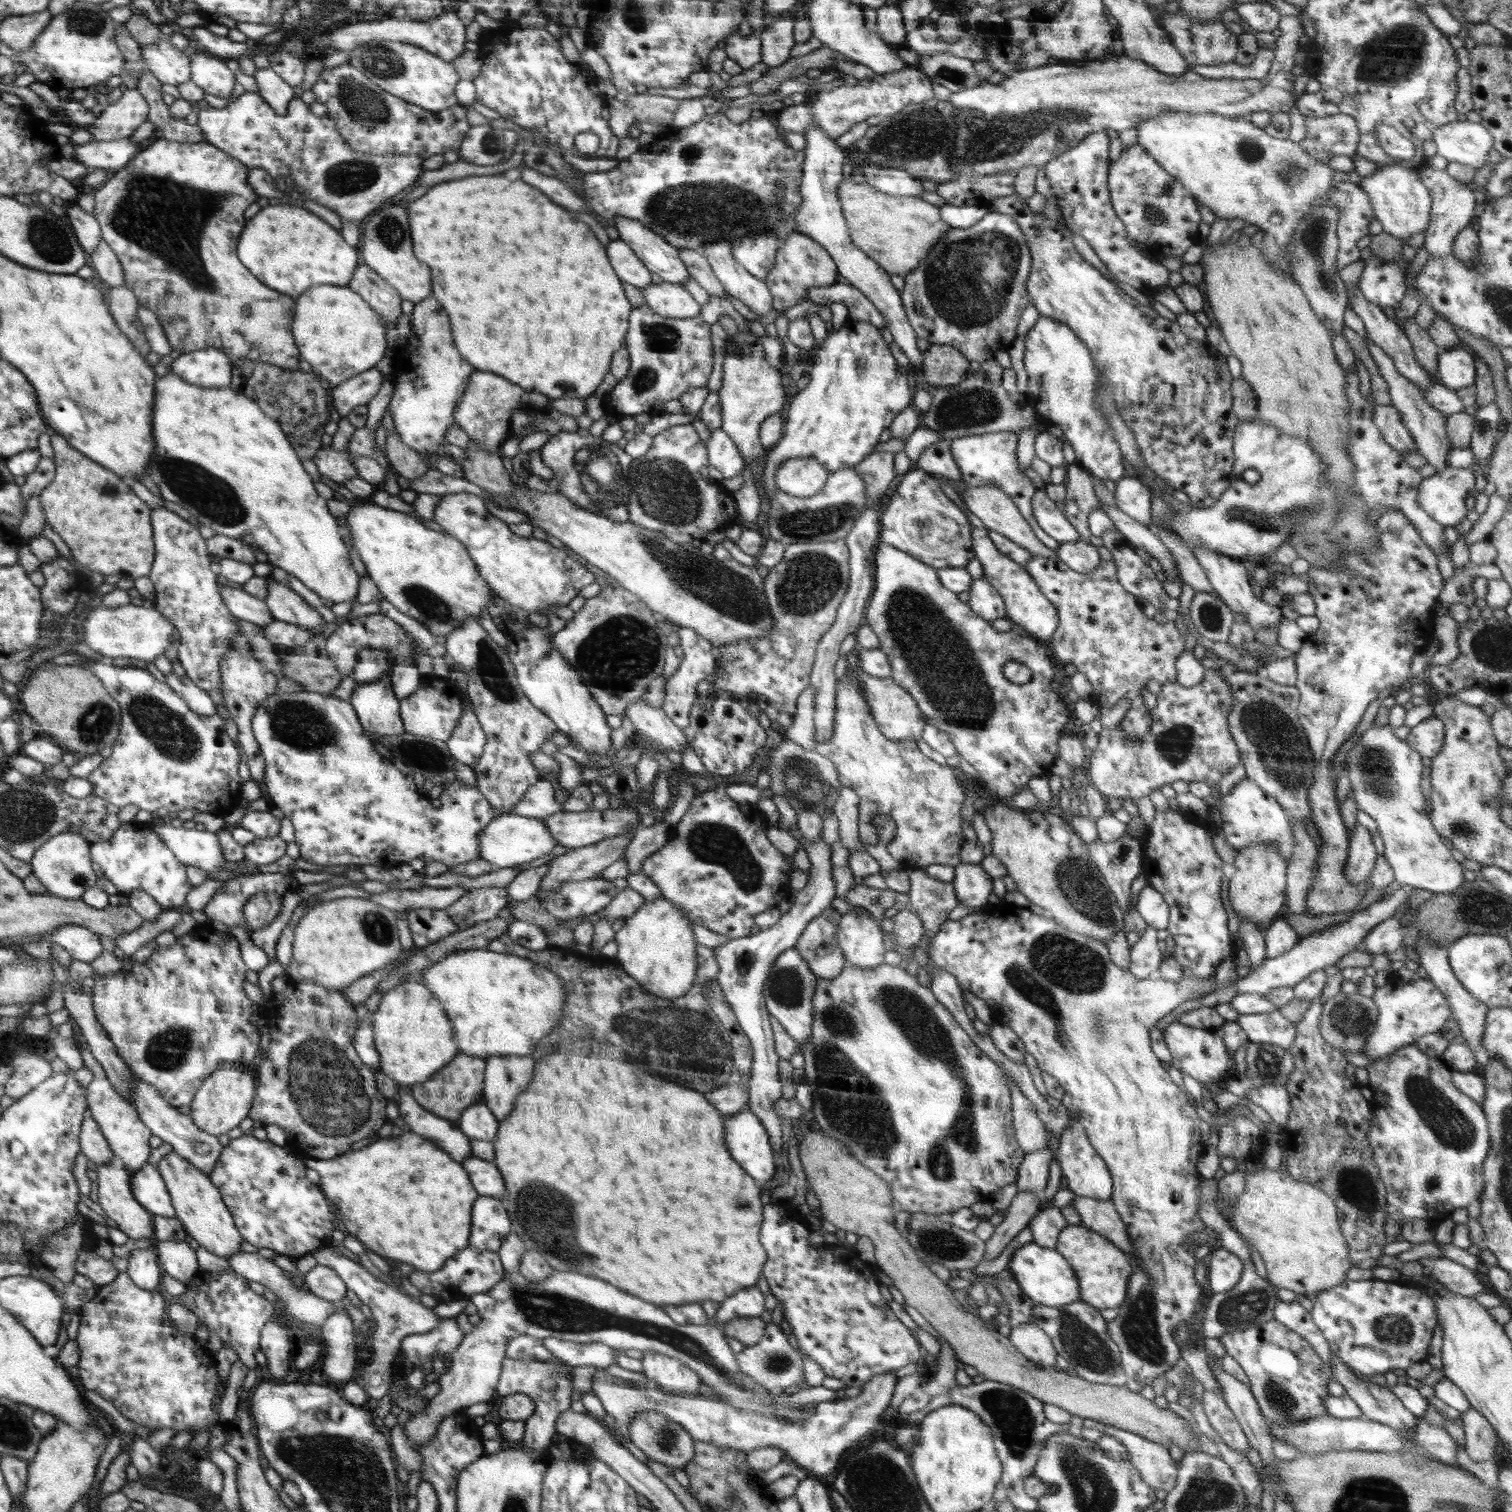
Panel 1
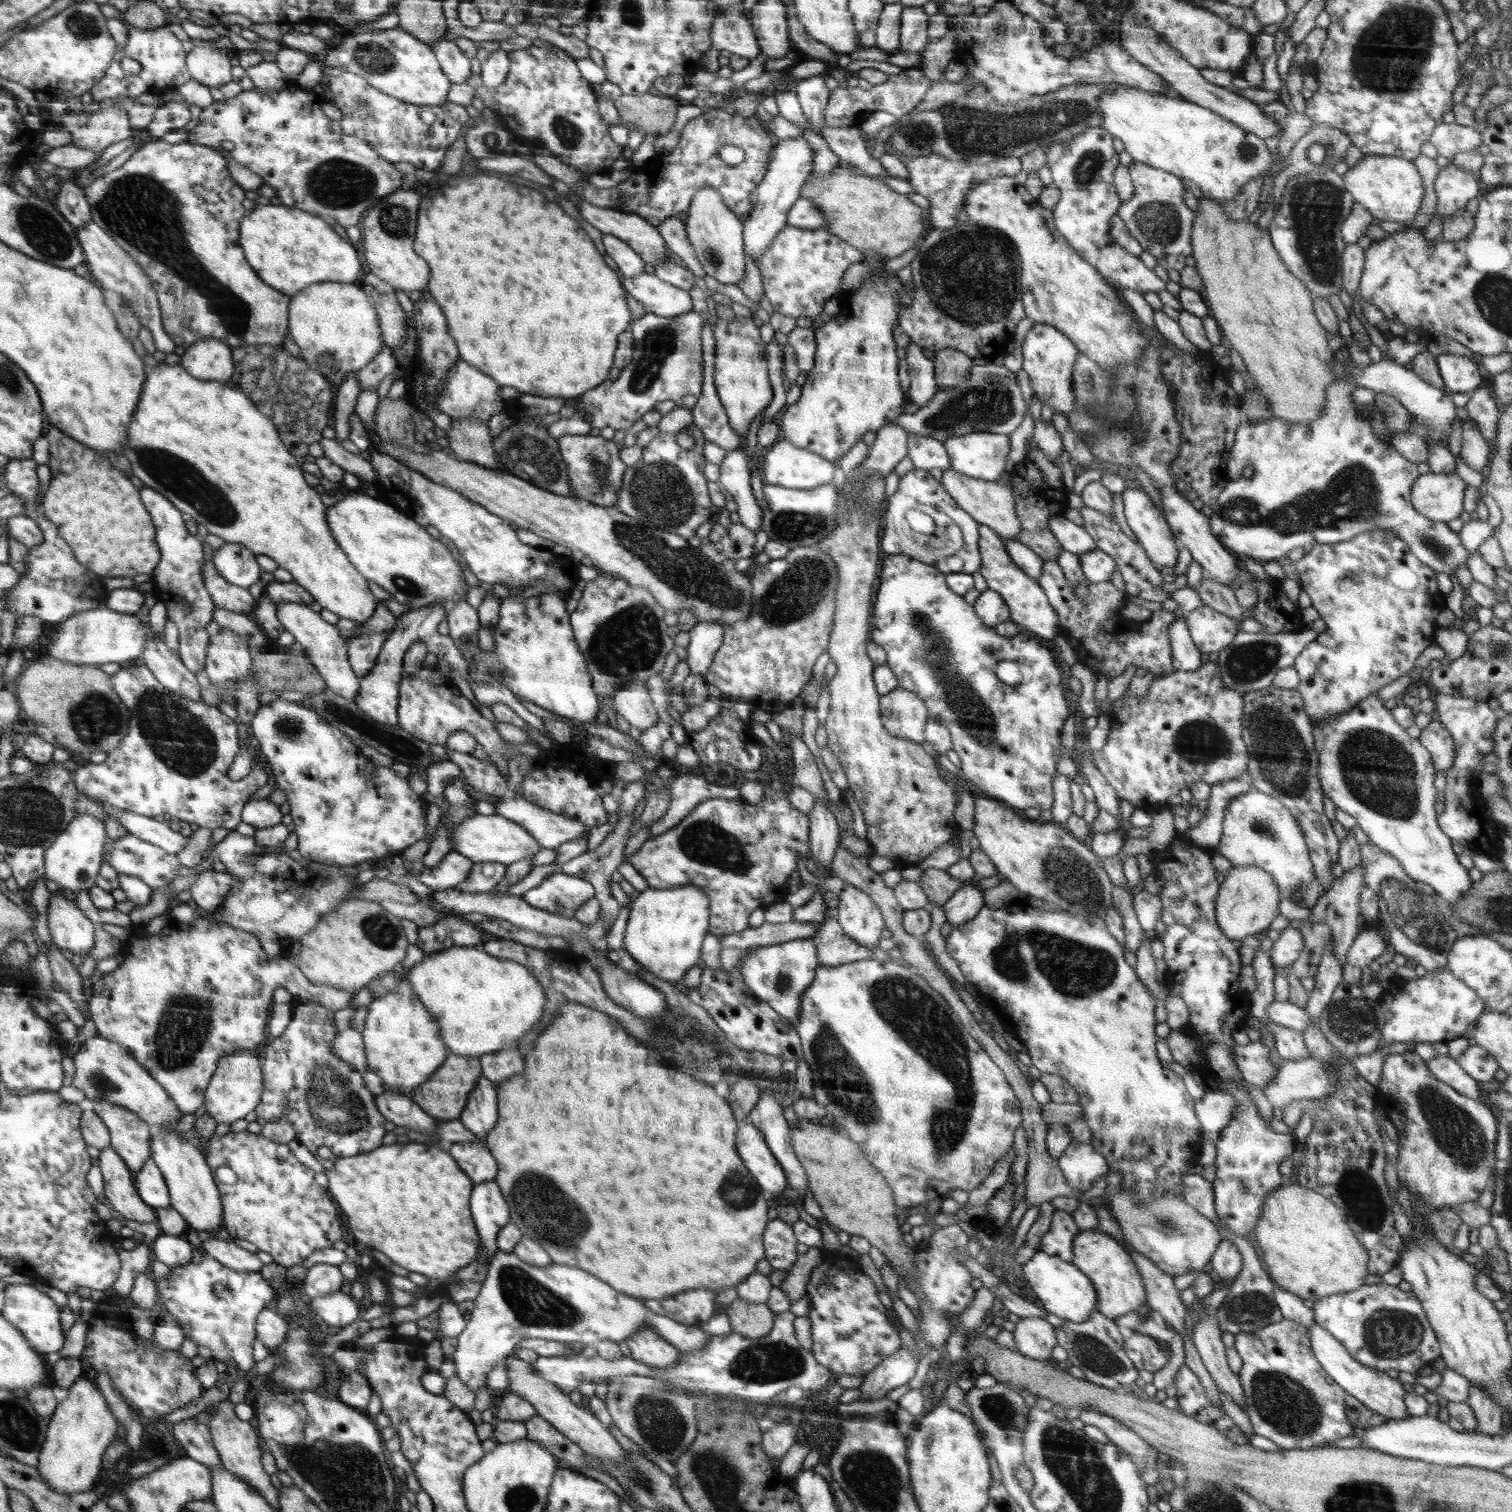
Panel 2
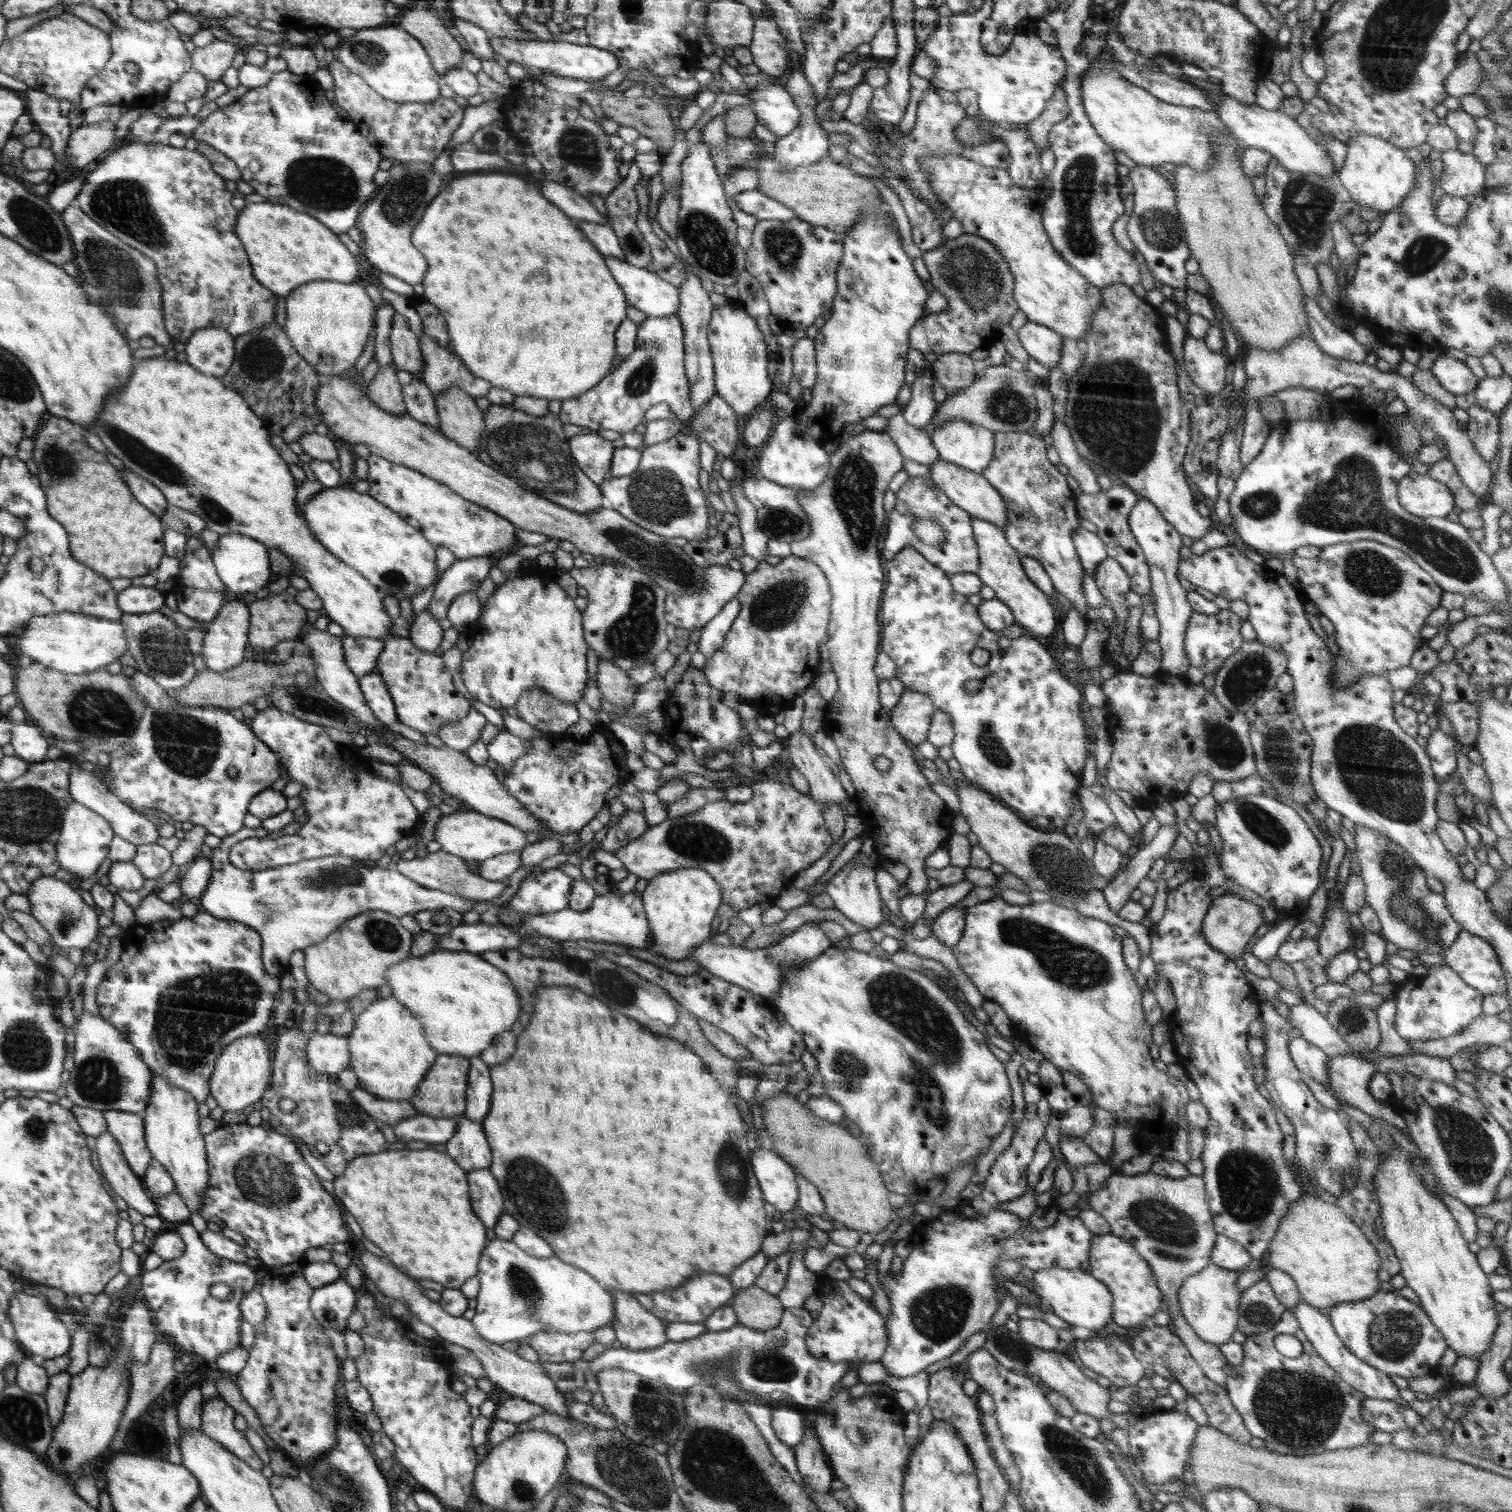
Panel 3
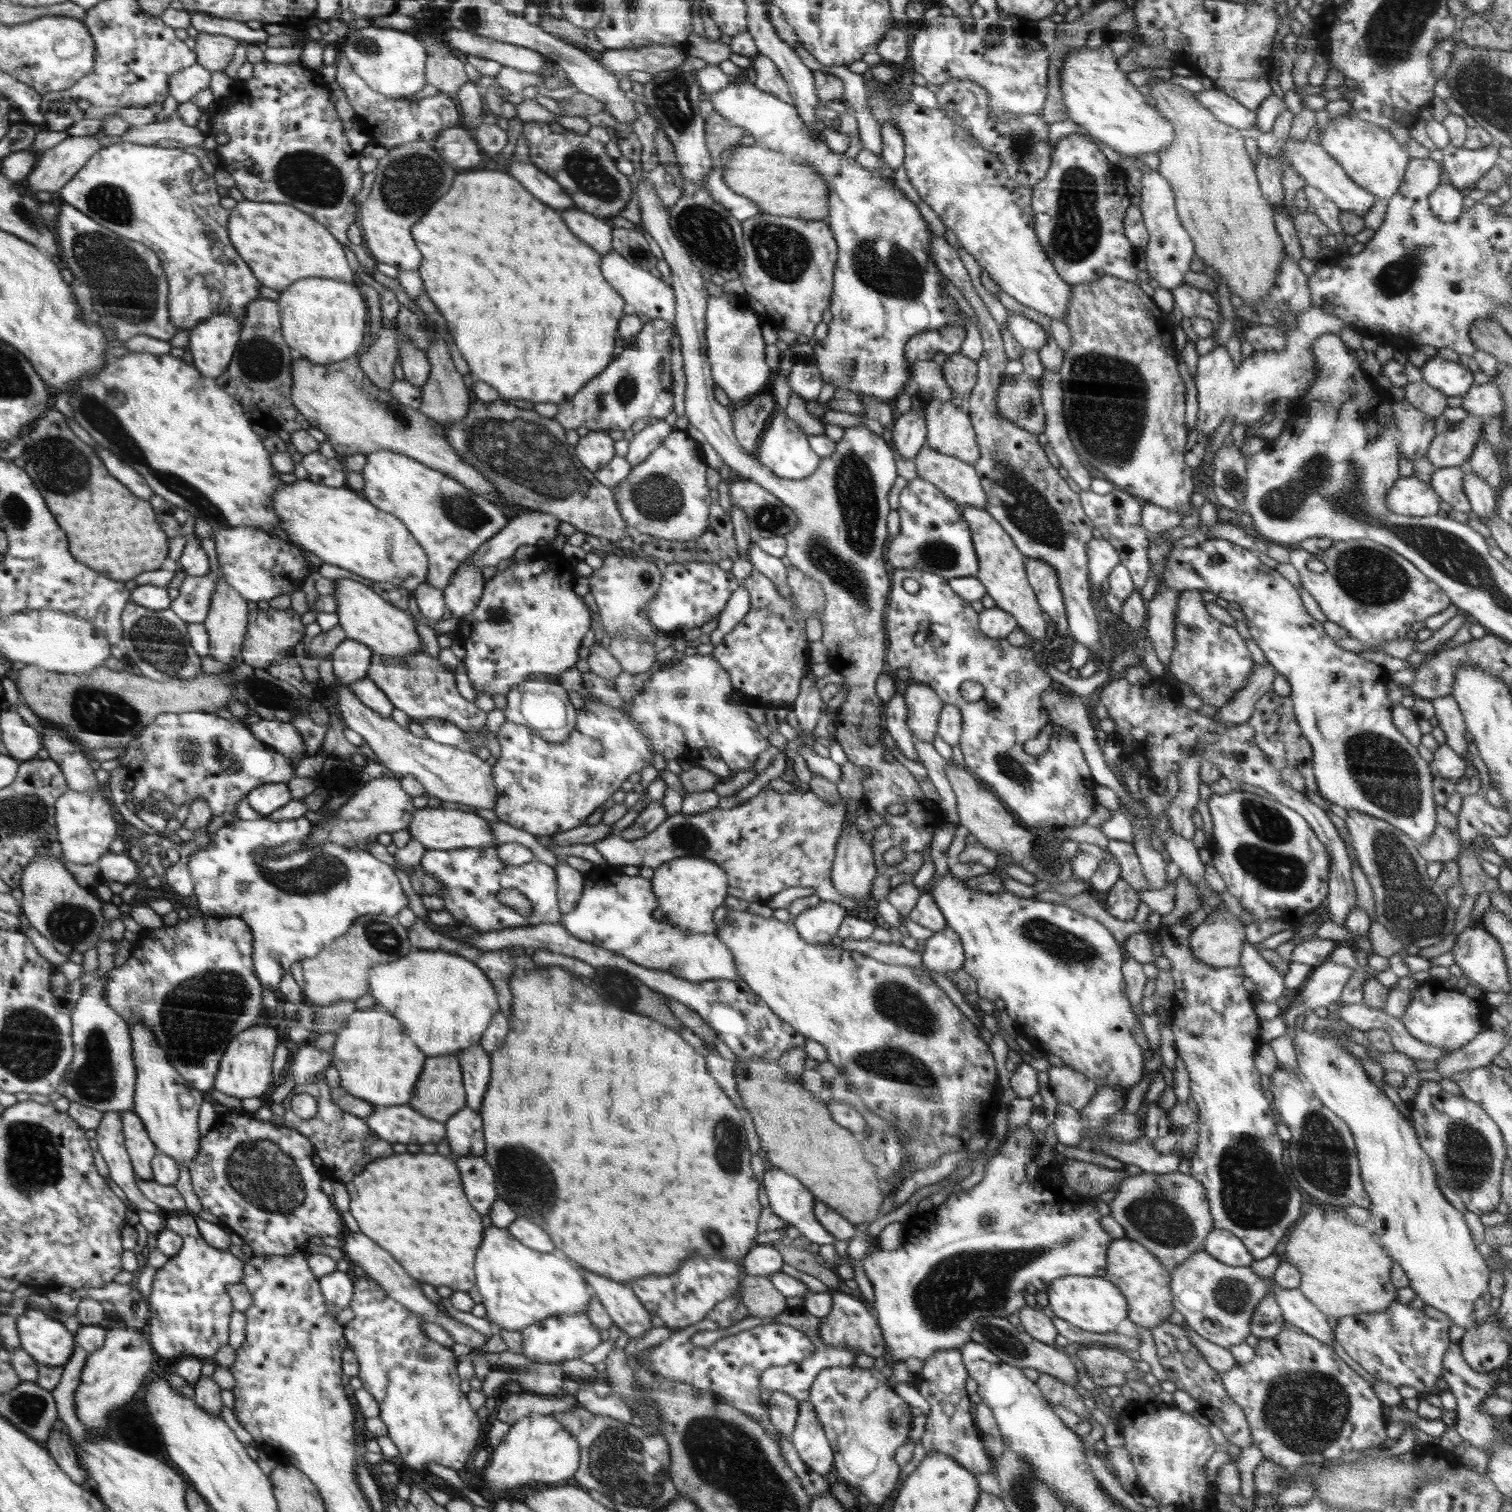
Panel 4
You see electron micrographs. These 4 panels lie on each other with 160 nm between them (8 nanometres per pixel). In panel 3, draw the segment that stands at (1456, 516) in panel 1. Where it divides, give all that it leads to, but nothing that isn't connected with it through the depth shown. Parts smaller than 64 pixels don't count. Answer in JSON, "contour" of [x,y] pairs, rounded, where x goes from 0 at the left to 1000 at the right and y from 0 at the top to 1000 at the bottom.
{"contour":[[[933,311],[925,318],[924,331],[929,337],[941,343],[958,342],[962,337],[962,331],[955,319],[947,317]]]}

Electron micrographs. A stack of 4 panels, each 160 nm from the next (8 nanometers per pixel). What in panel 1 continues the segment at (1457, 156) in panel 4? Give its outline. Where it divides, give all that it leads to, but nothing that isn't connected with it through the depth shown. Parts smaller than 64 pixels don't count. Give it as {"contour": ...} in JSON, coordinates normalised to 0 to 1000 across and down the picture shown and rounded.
{"contour":[[[948,110],[937,112],[940,122],[946,128],[946,148],[942,152],[942,164],[944,165],[945,169],[959,169],[961,168],[962,156],[966,155],[968,151],[972,149],[974,144],[976,131],[975,124],[971,121],[964,120],[960,118],[955,112],[951,112]]]}

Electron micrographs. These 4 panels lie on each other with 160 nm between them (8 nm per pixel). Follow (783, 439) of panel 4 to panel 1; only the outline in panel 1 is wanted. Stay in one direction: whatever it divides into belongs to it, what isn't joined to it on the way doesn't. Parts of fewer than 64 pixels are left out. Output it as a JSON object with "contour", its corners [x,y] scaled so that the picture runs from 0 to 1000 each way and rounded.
{"contour":[[[522,303],[512,314],[513,323],[519,327],[536,329],[544,324],[549,312],[540,304]]]}

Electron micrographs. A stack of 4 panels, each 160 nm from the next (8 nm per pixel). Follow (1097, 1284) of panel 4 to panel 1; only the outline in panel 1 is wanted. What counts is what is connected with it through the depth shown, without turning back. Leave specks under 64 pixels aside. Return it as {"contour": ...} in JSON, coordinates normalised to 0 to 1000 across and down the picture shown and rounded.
{"contour":[[[679,821],[671,827],[666,839],[671,843],[672,850],[677,855],[687,862],[702,865],[708,862],[716,860],[714,858],[714,847],[709,837],[700,827]]]}

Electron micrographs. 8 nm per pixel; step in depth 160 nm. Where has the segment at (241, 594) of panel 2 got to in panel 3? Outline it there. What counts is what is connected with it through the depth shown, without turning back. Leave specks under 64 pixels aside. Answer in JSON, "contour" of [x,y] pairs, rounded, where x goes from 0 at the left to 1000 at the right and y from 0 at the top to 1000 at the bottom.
{"contour":[[[130,354],[124,356],[124,367],[119,374],[118,381],[123,388],[146,390],[149,396],[155,396],[155,393],[146,384],[139,363],[130,357]]]}

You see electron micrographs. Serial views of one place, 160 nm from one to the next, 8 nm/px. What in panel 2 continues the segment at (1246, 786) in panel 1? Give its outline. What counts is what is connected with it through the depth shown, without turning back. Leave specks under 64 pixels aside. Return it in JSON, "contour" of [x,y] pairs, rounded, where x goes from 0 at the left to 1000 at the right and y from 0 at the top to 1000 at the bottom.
{"contour":[[[829,521],[823,525],[819,525],[815,528],[809,536],[809,550],[806,562],[810,567],[815,570],[816,573],[825,573],[831,572],[837,575],[842,583],[845,585],[847,594],[851,593],[858,587],[864,587],[870,579],[868,570],[866,569],[866,562],[863,558],[862,551],[860,549],[860,546],[857,544],[856,540],[845,528],[836,525]]]}

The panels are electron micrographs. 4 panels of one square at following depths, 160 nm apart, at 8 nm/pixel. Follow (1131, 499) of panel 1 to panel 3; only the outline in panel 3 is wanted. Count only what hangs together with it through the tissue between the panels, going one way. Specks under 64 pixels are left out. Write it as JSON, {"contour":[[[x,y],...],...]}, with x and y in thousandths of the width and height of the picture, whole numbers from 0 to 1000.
{"contour":[[[754,329],[747,339],[746,346],[751,359],[757,367],[761,381],[761,394],[764,397],[764,406],[767,411],[767,425],[769,429],[768,442],[775,447],[784,447],[788,440],[784,431],[784,415],[789,406],[789,402],[785,397],[785,391],[779,383],[779,372],[780,364],[782,361],[782,354],[775,349],[766,336],[759,331]]]}

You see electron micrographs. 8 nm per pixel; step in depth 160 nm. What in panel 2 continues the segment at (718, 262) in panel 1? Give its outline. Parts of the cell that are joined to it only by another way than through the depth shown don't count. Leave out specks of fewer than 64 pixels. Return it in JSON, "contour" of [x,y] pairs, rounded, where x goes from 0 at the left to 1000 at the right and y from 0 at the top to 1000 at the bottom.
{"contour":[[[468,122],[460,128],[453,150],[461,173],[466,177],[467,183],[474,185],[478,189],[486,189],[492,185],[493,174],[491,147],[481,137],[475,125]]]}

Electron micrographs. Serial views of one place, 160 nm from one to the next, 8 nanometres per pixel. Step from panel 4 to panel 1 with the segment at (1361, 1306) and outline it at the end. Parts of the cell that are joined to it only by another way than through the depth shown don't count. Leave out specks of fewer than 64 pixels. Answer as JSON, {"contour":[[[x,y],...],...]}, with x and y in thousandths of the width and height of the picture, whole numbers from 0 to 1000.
{"contour":[[[833,772],[833,774],[827,775],[823,782],[823,788],[817,795],[813,808],[836,833],[839,847],[845,852],[851,852],[864,857],[892,847],[890,842],[896,836],[892,833],[892,821],[888,818],[884,797],[876,788],[854,779],[850,773]]]}

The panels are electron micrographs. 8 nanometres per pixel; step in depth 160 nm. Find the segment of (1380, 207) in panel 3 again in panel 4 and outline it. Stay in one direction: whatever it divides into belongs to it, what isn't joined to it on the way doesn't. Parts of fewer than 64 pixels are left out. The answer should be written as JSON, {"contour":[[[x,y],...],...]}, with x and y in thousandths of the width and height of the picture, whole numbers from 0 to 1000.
{"contour":[[[884,76],[880,77],[877,86],[873,90],[876,101],[884,106],[890,115],[902,126],[910,131],[918,132],[925,127],[930,110],[933,104],[930,99],[915,85],[896,77]]]}

